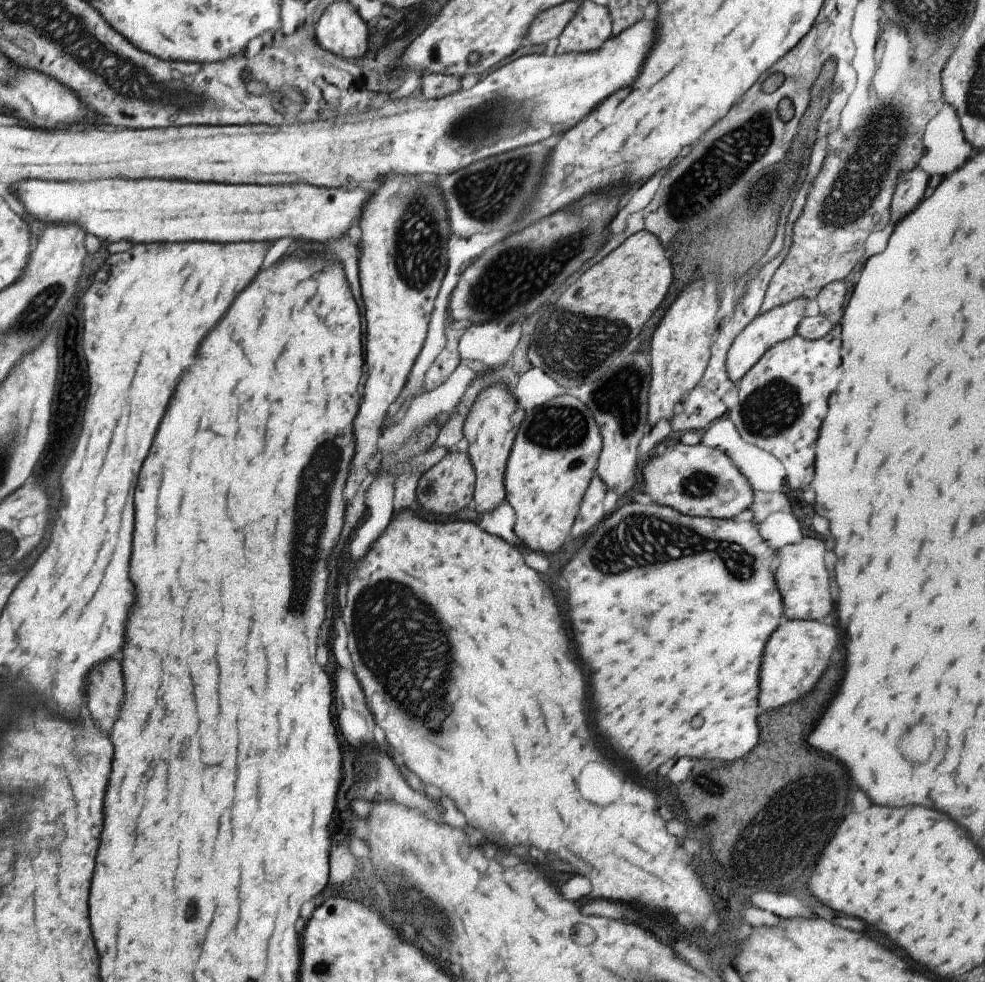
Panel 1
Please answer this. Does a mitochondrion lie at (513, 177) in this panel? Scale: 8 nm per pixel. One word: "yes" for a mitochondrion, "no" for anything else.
yes

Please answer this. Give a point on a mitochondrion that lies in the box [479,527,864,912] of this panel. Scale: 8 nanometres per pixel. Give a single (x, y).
(825, 815)

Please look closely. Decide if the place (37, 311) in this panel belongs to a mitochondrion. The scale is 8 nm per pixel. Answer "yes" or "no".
yes

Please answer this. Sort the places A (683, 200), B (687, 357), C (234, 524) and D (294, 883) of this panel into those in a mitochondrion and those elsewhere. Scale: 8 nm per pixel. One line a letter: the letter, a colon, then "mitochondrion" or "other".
A: mitochondrion
B: other
C: other
D: other

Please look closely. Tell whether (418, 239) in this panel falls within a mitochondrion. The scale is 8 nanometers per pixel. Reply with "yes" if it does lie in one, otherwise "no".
yes

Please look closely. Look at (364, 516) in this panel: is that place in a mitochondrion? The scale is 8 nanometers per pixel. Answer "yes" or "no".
no

